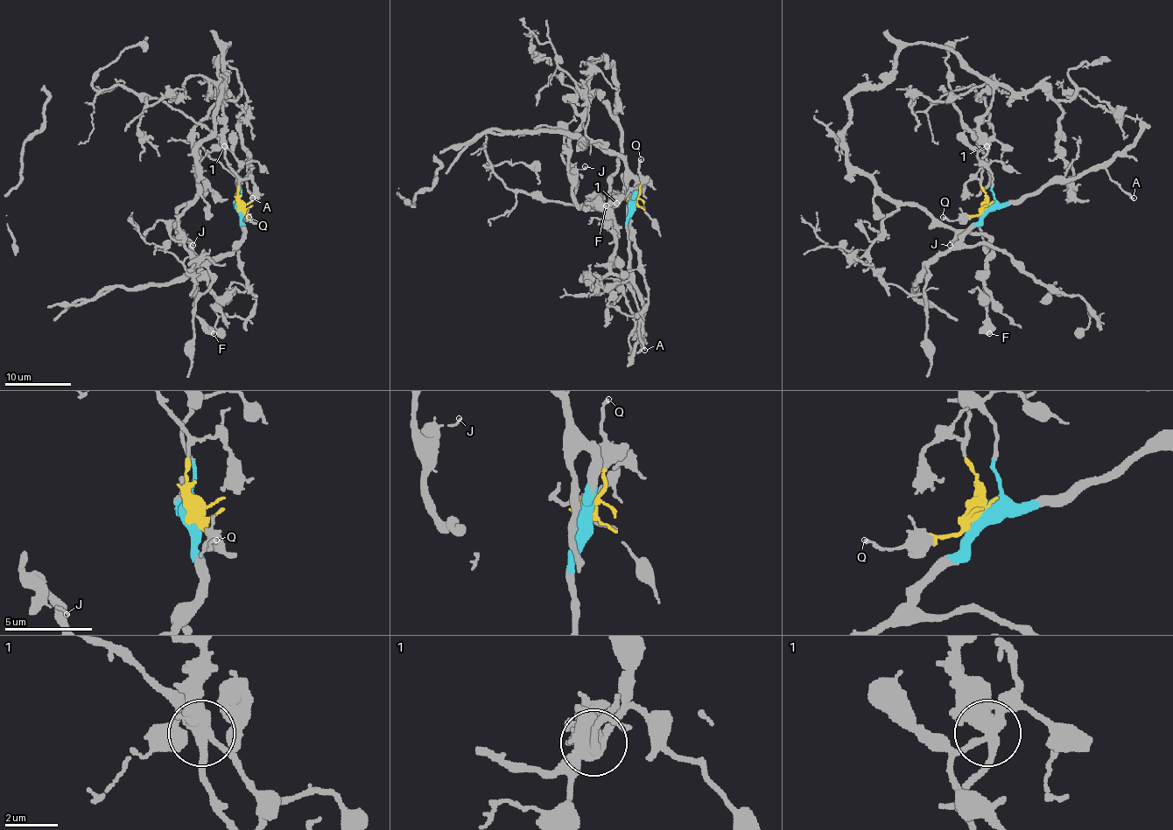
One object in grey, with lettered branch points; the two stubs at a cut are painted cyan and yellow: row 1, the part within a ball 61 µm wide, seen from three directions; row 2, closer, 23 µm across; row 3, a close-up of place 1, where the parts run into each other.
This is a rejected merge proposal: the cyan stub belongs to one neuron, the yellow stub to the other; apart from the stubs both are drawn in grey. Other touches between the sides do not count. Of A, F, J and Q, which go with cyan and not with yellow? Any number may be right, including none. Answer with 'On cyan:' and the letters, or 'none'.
On cyan: A

